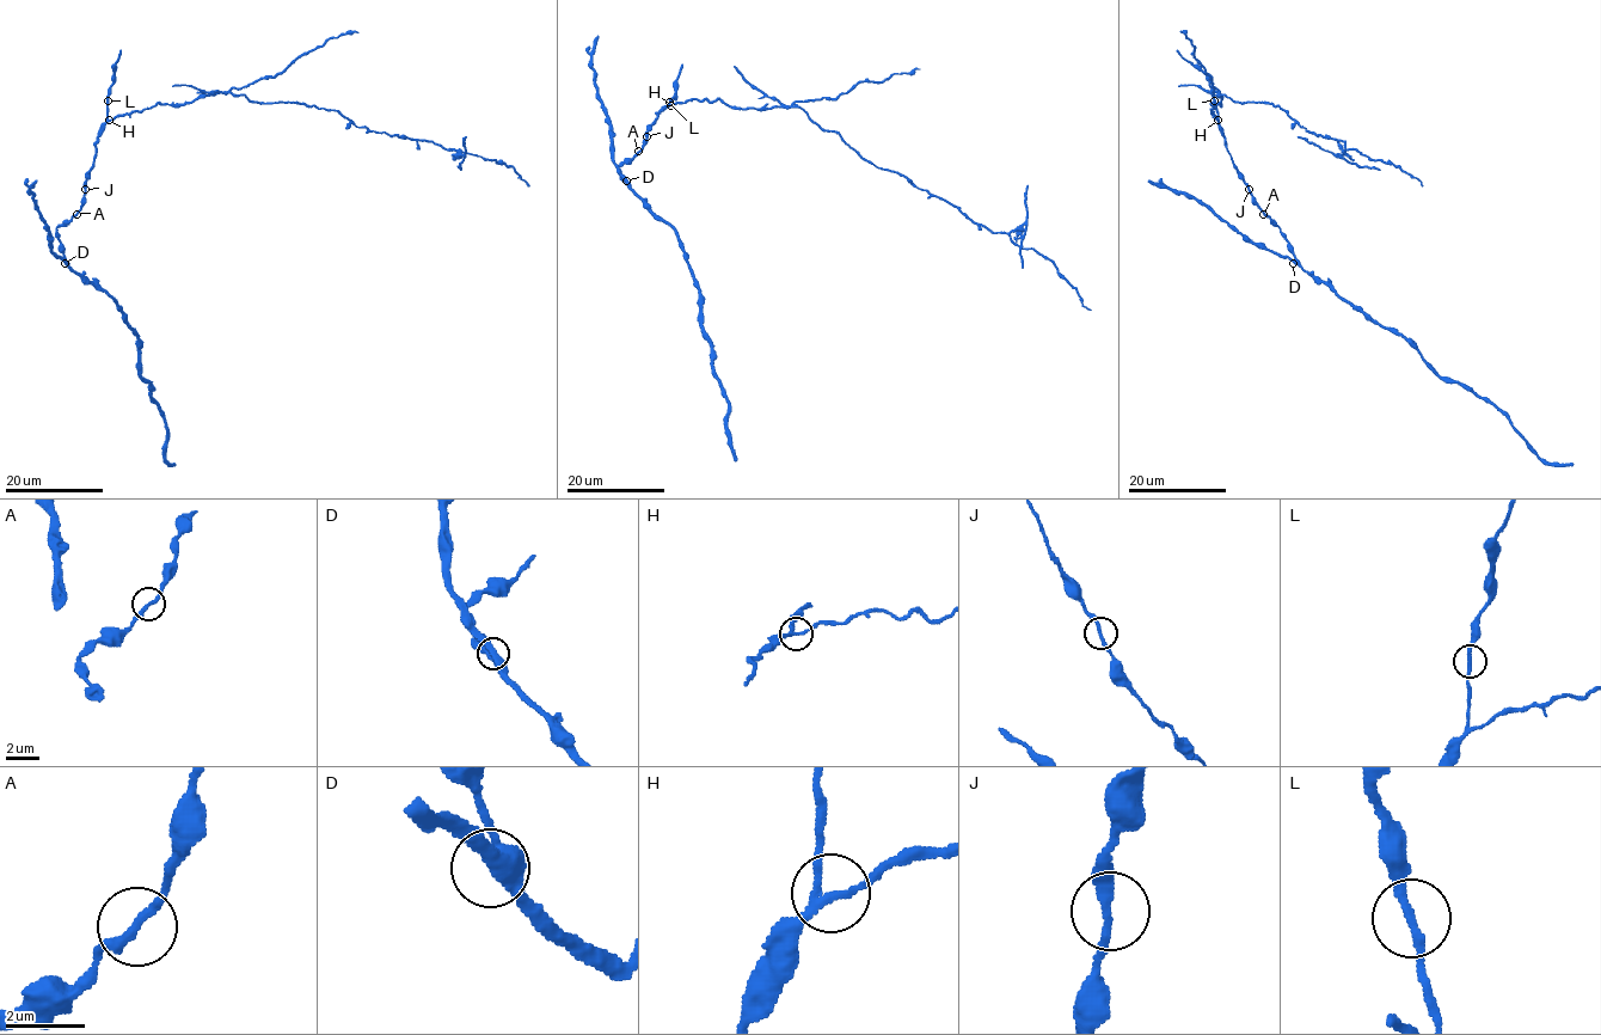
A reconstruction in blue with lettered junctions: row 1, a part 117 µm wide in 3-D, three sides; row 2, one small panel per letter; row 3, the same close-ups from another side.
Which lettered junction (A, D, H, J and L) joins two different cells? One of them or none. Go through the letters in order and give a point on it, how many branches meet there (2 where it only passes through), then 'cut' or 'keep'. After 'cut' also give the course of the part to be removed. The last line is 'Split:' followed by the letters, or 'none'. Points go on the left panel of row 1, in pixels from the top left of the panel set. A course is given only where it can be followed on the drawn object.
A: place (77, 214); branches 2; keep
D: place (65, 263); branches 3; keep
H: place (109, 120); branches 3; cut; course (109, 121), (220, 92), (261, 103), (301, 103), (337, 110), (372, 132), (431, 141), (510, 165), (529, 185)
J: place (85, 189); branches 2; keep
L: place (108, 100); branches 2; keep
Split: H

